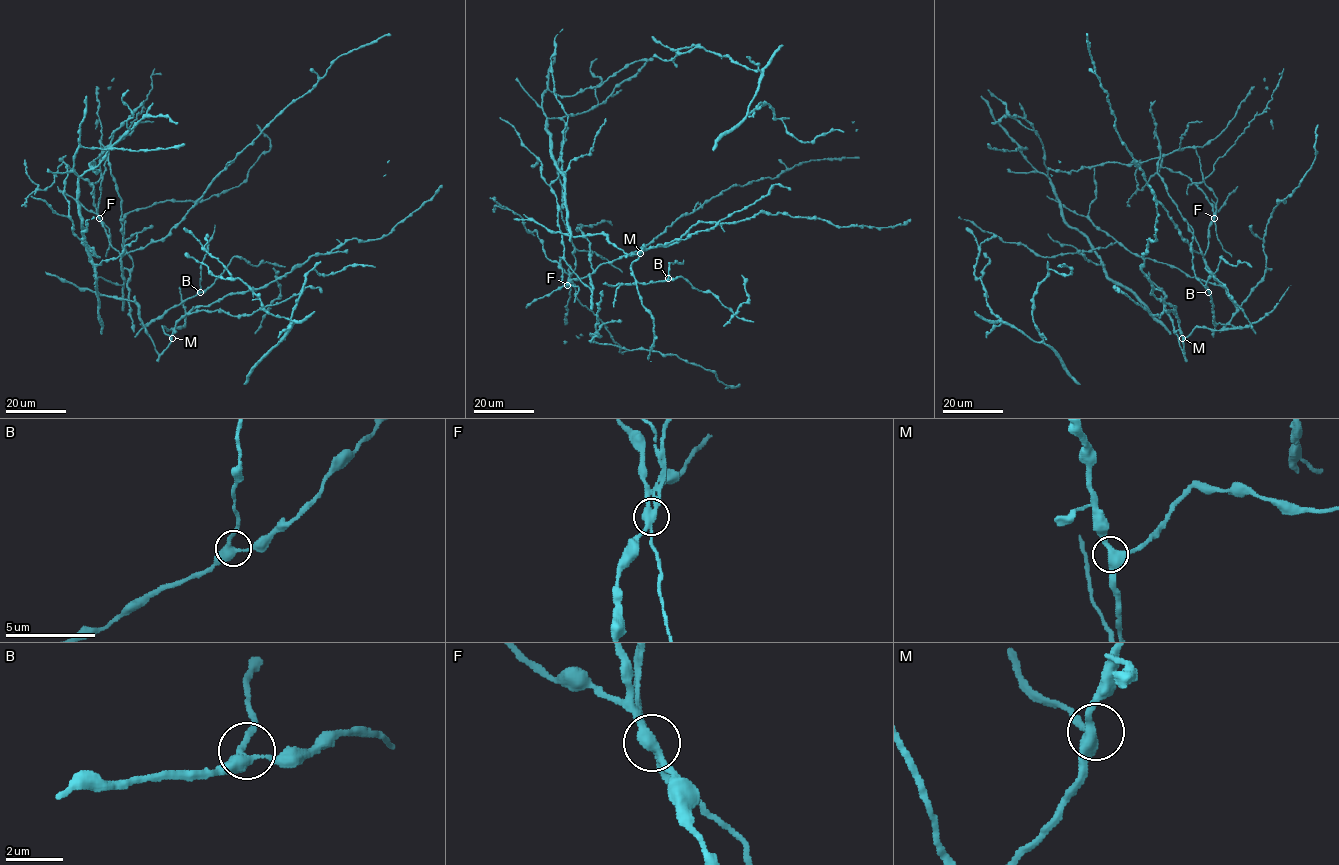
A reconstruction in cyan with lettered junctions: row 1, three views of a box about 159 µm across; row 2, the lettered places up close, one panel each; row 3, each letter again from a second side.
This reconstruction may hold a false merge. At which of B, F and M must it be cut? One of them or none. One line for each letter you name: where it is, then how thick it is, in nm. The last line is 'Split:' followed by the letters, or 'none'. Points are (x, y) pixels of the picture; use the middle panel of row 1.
F: place (567, 285); calibre 360 nm
Split: F

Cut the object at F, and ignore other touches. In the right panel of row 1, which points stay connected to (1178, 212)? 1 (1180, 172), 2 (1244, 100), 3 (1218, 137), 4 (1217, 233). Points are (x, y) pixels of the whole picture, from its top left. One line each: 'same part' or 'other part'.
1: same part
2: same part
3: same part
4: other part

